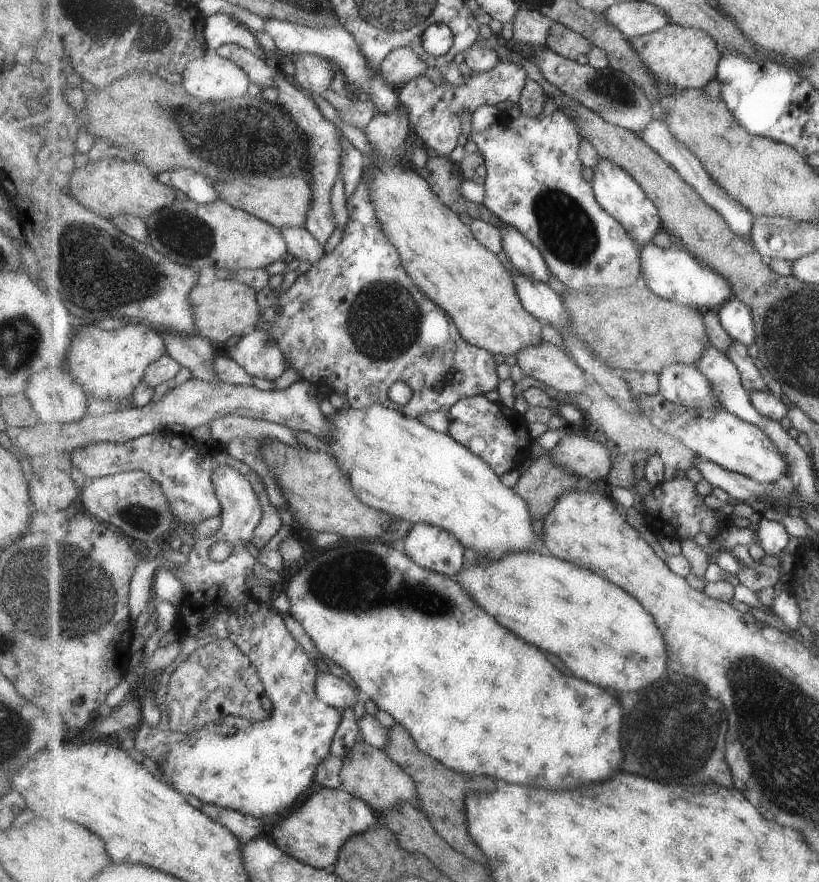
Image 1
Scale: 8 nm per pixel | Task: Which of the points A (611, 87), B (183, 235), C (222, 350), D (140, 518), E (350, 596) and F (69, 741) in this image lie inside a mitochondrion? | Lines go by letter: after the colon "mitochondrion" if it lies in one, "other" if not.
A: mitochondrion
B: mitochondrion
C: other
D: mitochondrion
E: mitochondrion
F: other

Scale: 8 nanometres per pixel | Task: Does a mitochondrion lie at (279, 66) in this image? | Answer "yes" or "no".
no

